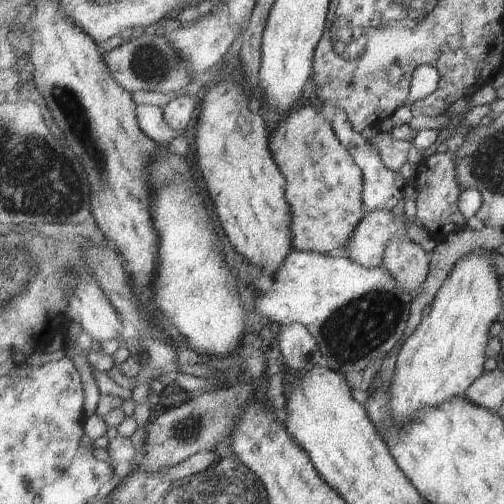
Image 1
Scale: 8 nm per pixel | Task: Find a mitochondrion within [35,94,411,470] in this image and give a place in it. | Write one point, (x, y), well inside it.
(358, 327)

